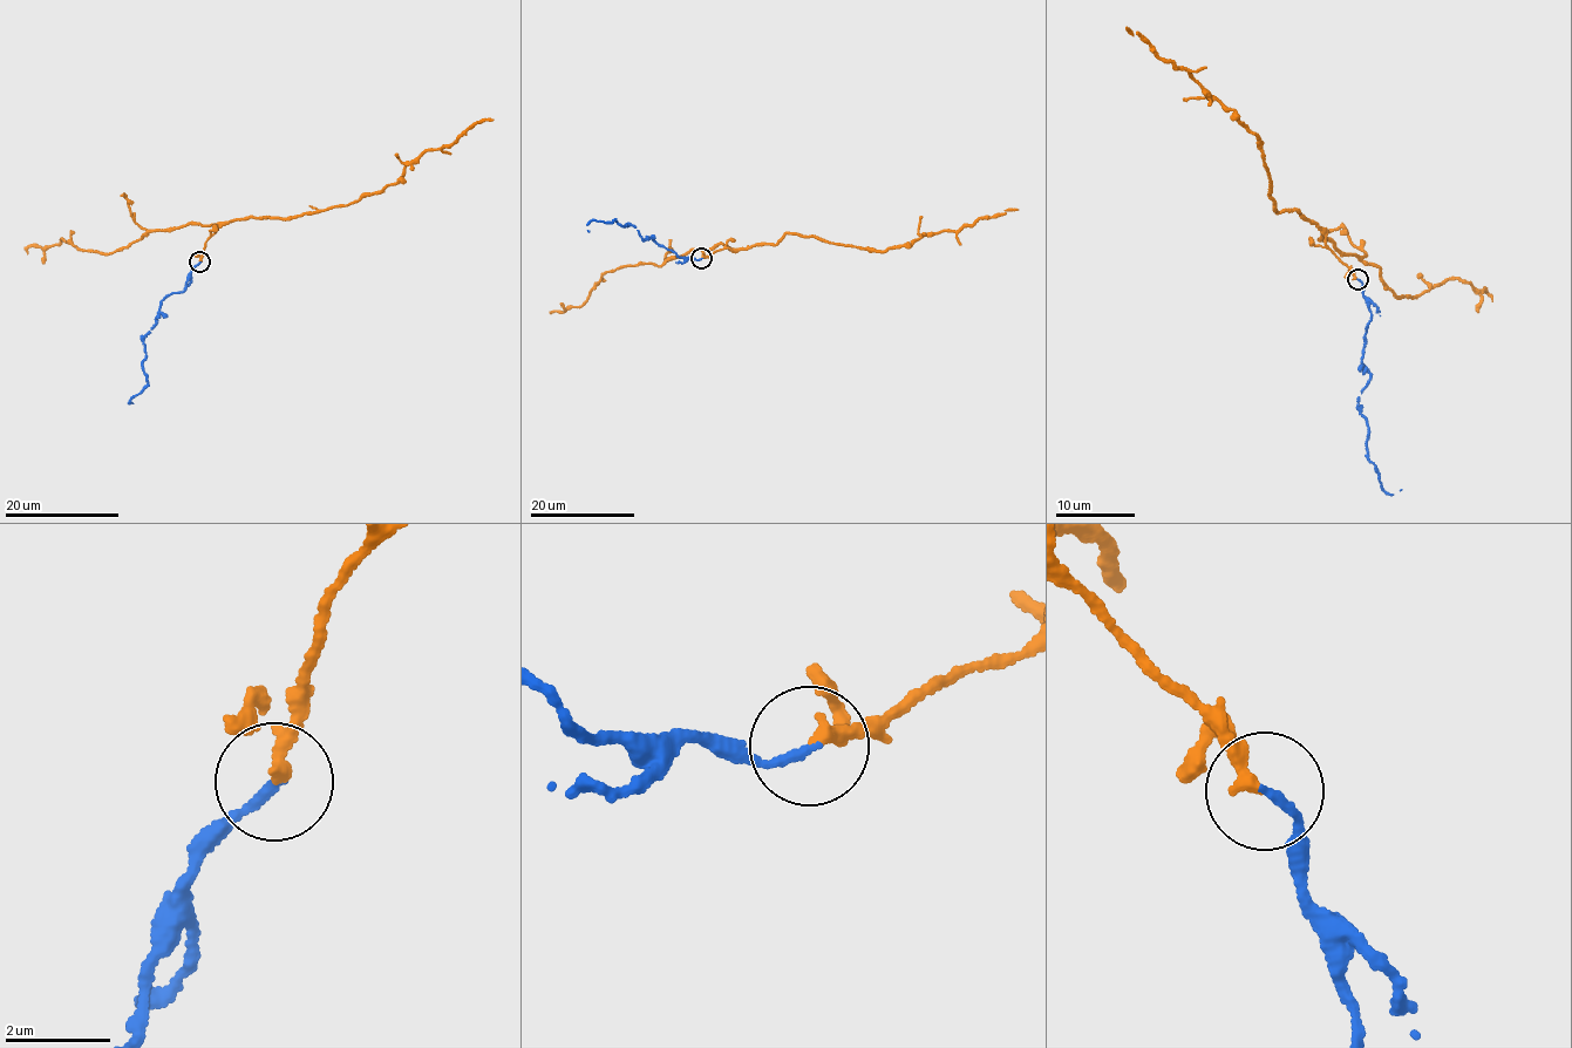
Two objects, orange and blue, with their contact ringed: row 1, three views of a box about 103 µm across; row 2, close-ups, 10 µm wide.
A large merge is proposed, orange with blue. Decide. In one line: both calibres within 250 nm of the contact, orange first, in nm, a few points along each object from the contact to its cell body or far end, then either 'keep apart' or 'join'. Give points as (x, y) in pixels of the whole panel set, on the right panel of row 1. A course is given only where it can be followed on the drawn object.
calibres 200 and 170 nm; course orange (1358, 279), (1313, 223), (1294, 210), (1272, 209), (1259, 138), (1185, 68), (1165, 61), (1124, 27); course blue (1358, 279), (1370, 312), (1362, 365), (1370, 379), (1359, 396), (1366, 450), (1383, 489), (1401, 490); join

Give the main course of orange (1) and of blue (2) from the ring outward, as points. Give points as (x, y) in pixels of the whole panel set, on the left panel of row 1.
1: (201, 263), (208, 238), (230, 220), (310, 215), (383, 191), (400, 179), (409, 161), (494, 120)
2: (201, 263), (185, 290), (163, 299), (156, 324), (144, 340), (142, 369), (147, 381), (130, 402)

